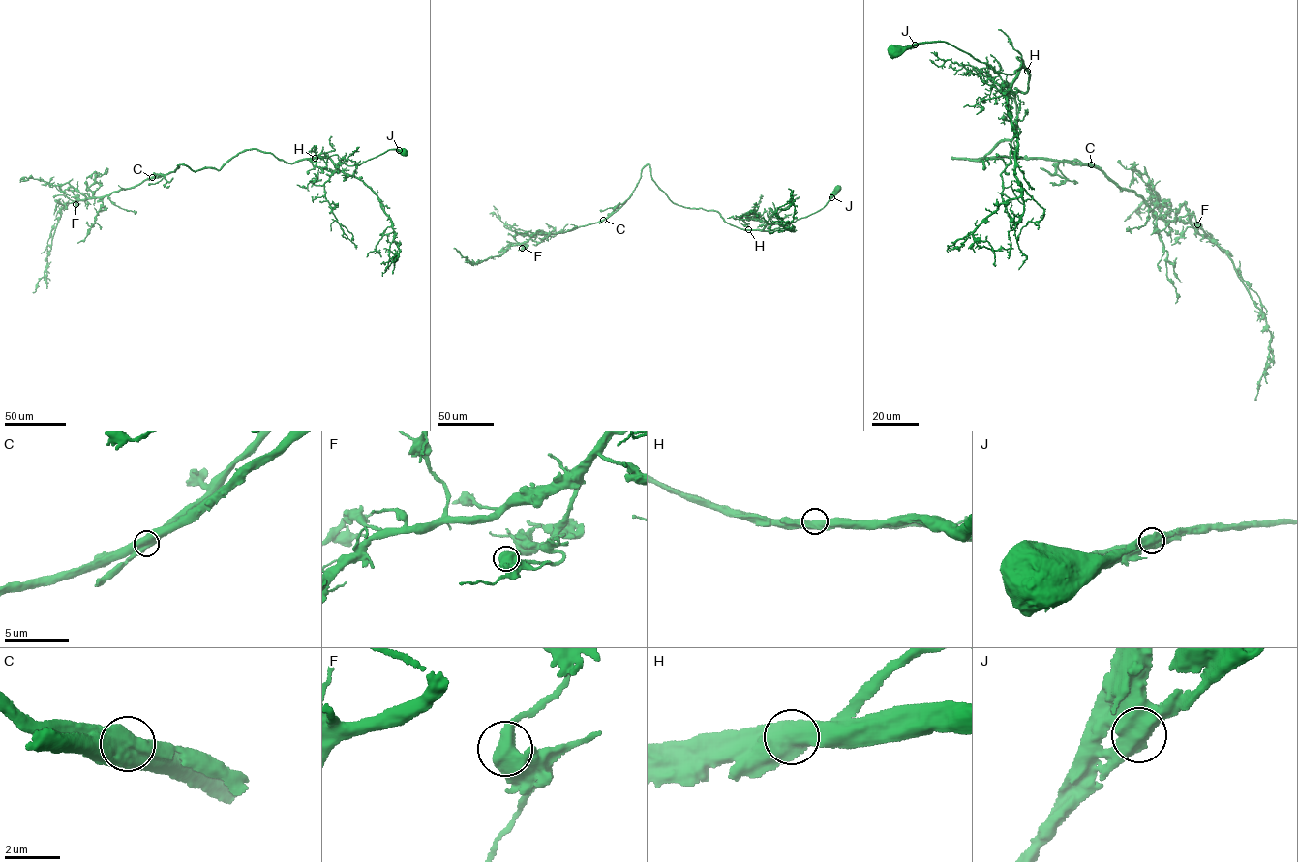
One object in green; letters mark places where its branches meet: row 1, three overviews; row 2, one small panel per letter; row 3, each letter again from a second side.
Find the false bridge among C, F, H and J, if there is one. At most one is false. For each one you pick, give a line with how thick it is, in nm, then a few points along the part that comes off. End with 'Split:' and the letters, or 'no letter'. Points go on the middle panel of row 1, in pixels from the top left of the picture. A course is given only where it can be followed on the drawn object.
C: calibre 700 nm; course (604, 220), (619, 202)
Split: C

